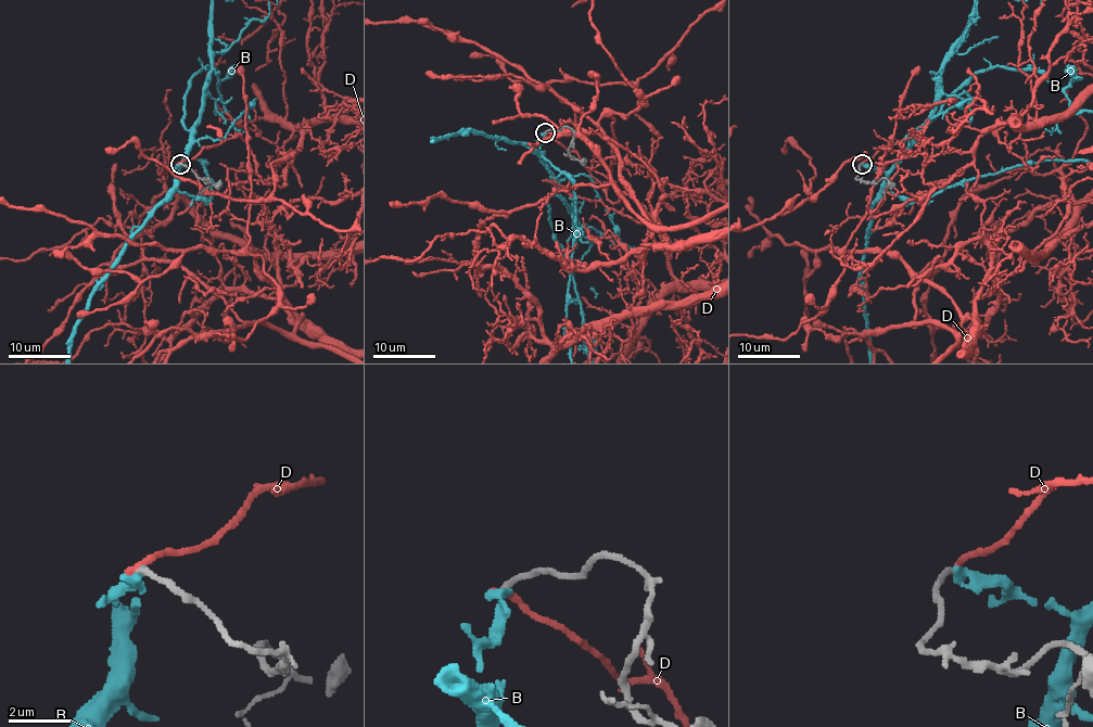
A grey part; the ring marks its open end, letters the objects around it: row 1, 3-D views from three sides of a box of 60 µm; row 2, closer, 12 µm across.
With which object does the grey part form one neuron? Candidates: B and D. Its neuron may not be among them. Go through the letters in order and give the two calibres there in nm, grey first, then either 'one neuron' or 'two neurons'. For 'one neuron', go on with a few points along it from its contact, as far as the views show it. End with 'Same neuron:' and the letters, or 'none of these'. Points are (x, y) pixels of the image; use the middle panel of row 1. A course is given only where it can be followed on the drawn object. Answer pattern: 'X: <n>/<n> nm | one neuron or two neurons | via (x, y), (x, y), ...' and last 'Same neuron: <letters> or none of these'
B: 190/340 nm | one neuron
D: 180/220 nm | two neurons
Same neuron: B

